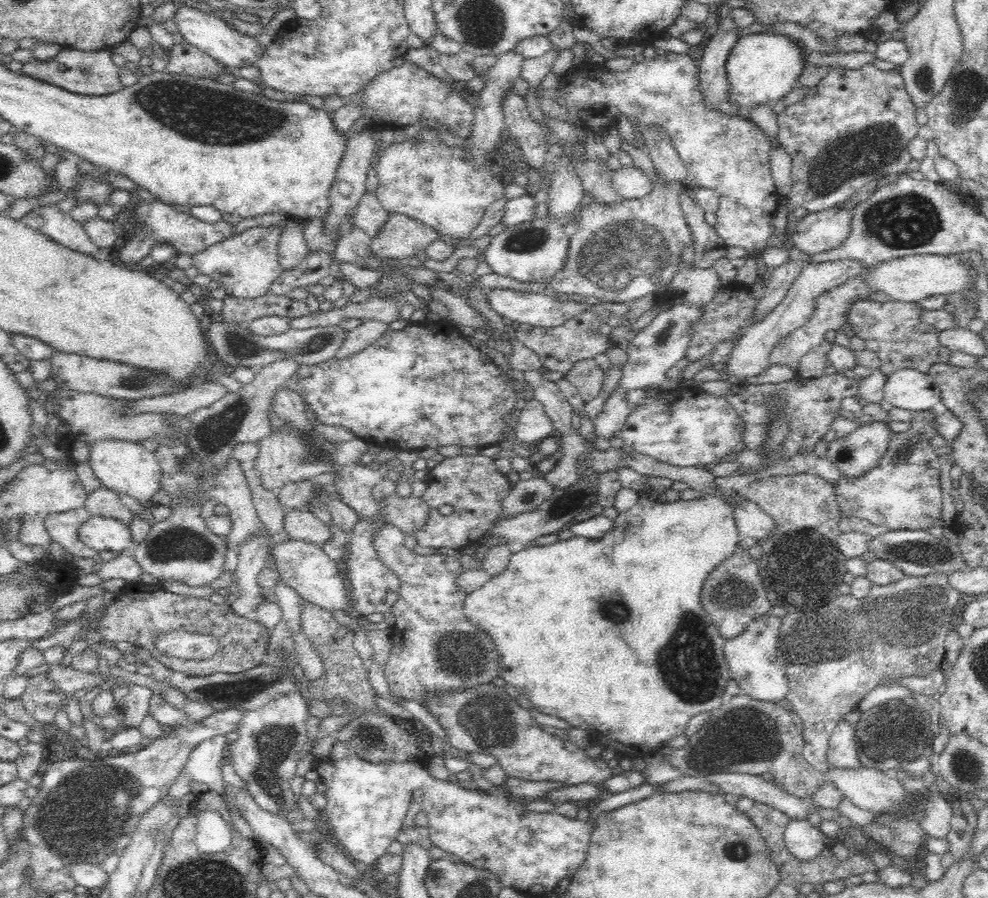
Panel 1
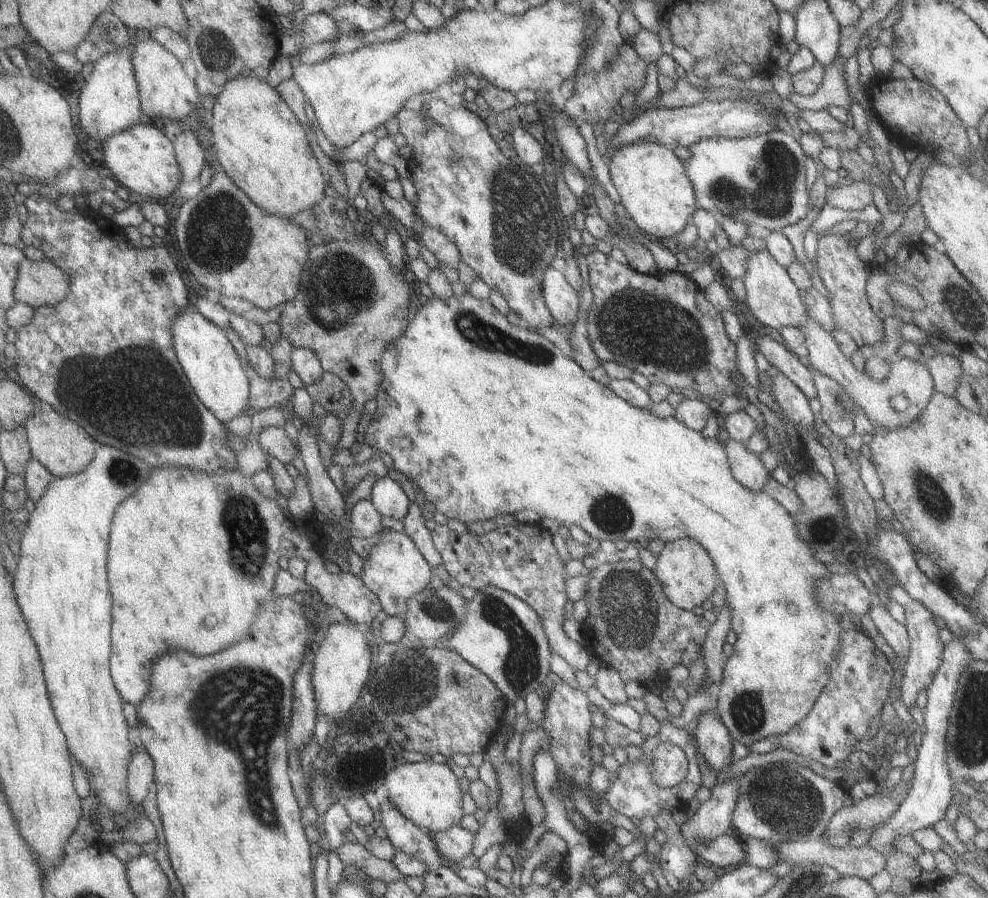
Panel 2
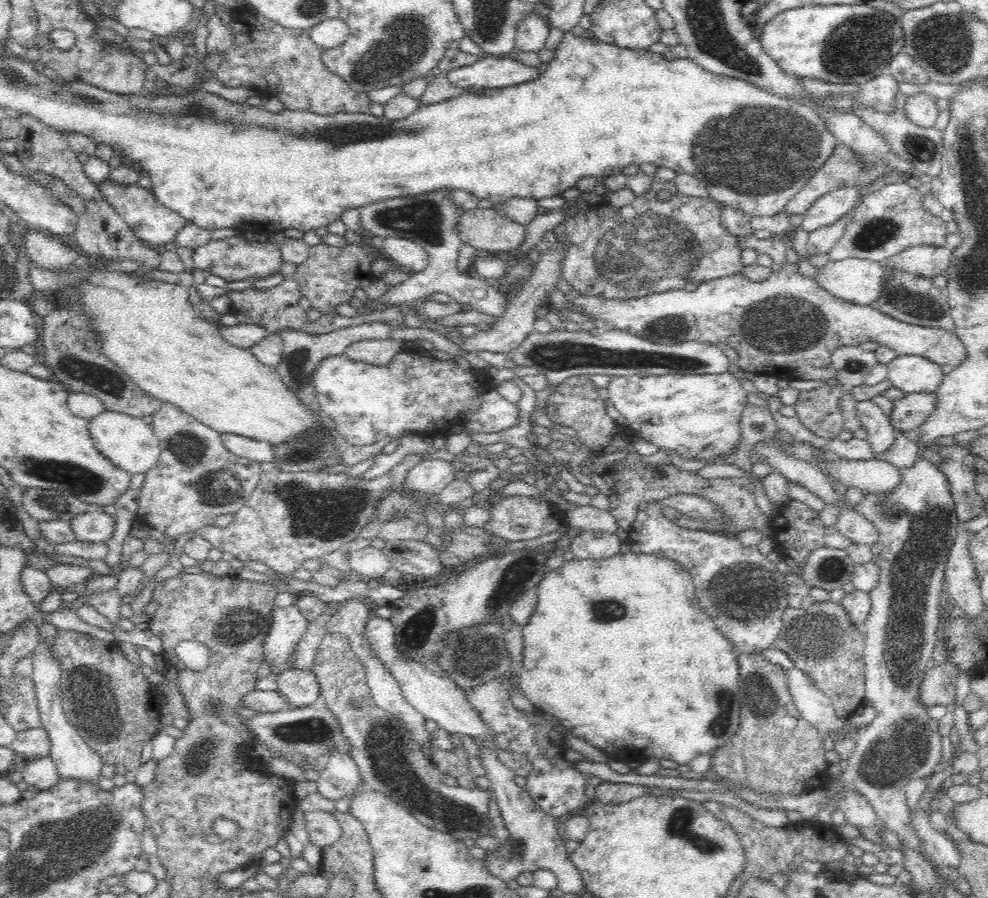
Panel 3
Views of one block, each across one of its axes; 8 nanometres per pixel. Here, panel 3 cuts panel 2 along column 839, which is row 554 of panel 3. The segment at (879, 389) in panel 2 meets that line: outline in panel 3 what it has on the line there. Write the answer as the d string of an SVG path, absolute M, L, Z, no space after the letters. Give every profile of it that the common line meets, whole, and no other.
M362 547L348 555L350 570L366 580L383 581L383 575L391 568L384 553L376 547Z

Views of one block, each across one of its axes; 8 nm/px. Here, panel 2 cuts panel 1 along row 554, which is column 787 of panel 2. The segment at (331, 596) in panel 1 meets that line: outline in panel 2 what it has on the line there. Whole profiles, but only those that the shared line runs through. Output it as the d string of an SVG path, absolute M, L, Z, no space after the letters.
M767 249L749 253L747 271L742 278L746 289L746 304L752 307L754 314L766 326L779 329L780 327L800 327L809 320L807 310L802 304L799 288L792 282L787 269L780 266Z

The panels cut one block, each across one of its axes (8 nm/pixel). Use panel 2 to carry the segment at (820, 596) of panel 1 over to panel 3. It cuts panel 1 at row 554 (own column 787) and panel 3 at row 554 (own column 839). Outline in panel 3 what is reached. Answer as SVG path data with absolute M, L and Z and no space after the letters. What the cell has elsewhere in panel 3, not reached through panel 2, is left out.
M790 499L782 505L773 506L770 528L774 545L781 555L794 560L802 570L806 558L816 548L824 547L826 527L819 512Z

